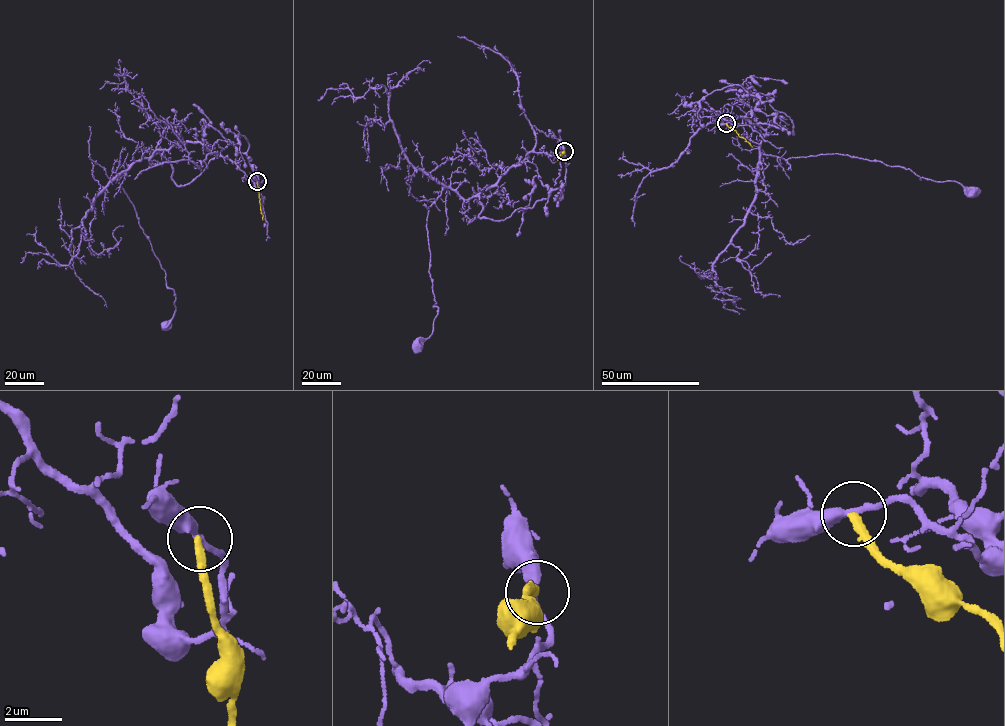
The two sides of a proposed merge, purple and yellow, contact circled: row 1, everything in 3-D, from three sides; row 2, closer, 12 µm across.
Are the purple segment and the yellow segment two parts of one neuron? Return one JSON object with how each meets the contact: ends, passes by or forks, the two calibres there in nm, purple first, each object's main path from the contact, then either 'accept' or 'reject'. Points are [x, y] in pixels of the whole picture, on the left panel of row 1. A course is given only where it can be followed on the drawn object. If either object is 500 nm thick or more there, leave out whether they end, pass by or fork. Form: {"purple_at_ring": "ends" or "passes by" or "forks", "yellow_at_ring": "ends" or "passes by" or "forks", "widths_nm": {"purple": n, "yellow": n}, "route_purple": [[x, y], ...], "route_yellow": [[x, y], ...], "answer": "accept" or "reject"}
{"purple_at_ring": "passes by", "yellow_at_ring": "ends", "widths_nm": {"purple": 280, "yellow": 320}, "route_purple": [[257, 180], [256, 187], [227, 158], [184, 141], [134, 162], [119, 178], [175, 297], [164, 326]], "route_yellow": [[257, 180], [263, 220]], "answer": "reject"}

